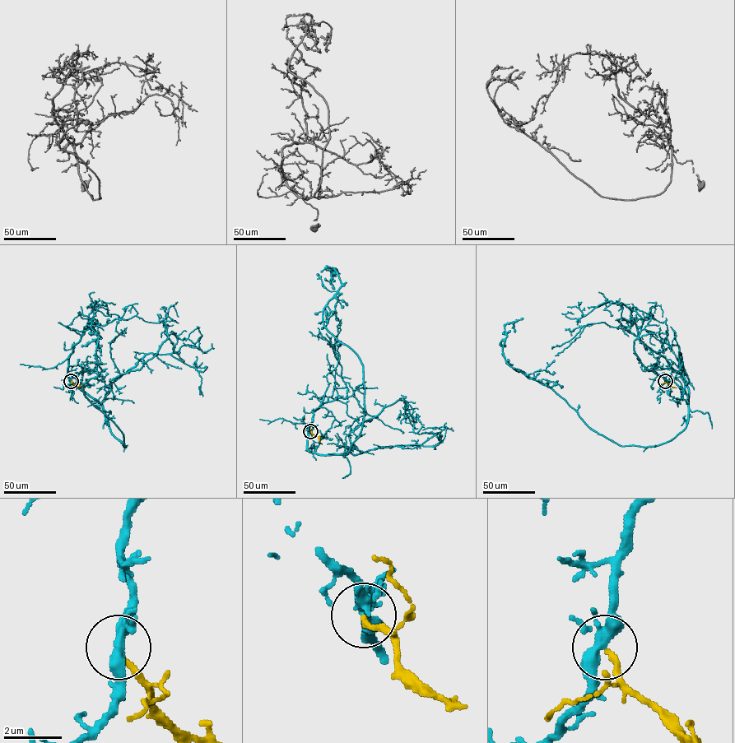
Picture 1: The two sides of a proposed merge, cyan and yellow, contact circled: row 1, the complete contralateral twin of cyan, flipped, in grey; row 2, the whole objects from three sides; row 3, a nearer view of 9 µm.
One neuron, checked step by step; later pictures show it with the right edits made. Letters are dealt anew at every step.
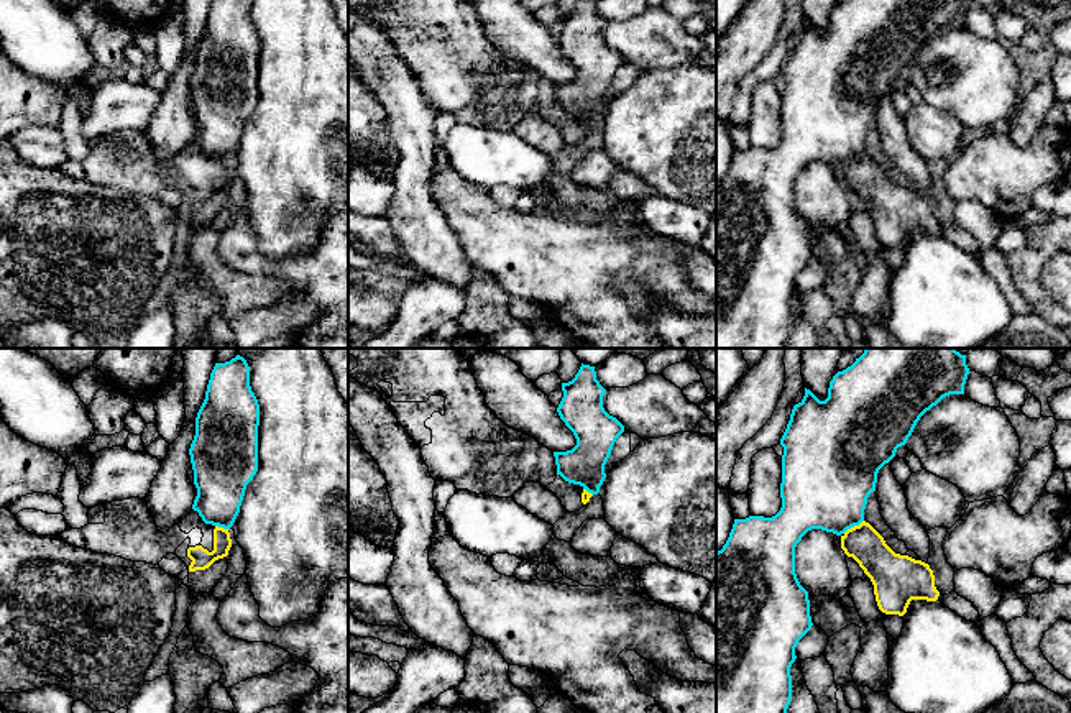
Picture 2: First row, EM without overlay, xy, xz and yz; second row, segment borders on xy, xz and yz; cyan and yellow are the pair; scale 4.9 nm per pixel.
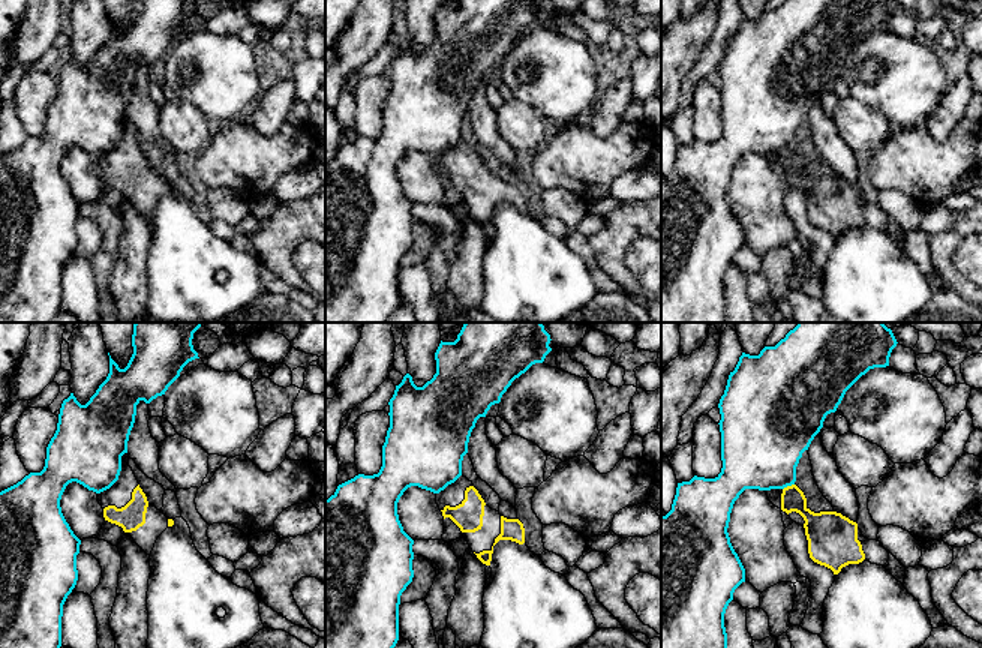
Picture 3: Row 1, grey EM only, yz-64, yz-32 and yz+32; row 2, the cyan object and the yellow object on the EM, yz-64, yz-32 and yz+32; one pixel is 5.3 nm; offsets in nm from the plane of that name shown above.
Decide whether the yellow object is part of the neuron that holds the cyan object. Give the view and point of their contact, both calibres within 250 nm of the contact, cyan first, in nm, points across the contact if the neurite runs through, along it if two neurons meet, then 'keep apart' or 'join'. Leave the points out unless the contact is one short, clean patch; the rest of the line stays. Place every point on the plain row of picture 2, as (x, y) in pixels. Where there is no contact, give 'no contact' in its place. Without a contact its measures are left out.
contact yz (853, 158); calibres 440 and 180 nm; border yz (863, 151), (843, 165); keep apart

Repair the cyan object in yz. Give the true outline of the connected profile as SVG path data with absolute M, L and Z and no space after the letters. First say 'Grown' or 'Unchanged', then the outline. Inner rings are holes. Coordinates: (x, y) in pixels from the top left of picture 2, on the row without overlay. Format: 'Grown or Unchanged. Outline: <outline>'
Unchanged. Outline: M846 0L830 13L825 33L805 20L780 71L780 143L772 150L734 151L726 176L716 184L716 348L787 348L795 279L813 258L808 223L795 205L797 176L811 161L841 168L859 158L879 102L907 76L926 43L949 26L964 26L969 5L969 0Z

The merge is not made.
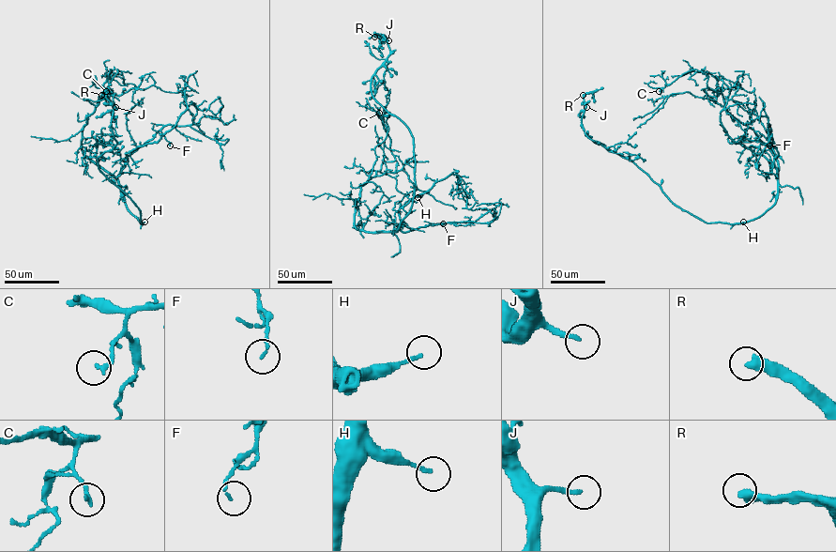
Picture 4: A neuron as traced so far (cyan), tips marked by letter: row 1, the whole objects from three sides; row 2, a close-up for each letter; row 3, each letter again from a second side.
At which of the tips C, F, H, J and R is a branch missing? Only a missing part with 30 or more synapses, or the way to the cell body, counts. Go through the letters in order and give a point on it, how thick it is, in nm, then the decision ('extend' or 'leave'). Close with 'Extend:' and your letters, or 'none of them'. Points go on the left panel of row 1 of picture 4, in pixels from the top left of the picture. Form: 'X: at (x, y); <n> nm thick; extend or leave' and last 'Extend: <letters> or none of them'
C: at (106, 91); 160 nm thick; leave
F: at (170, 145); 100 nm thick; leave
H: at (144, 222); 160 nm thick; leave
J: at (115, 107); 180 nm thick; extend
R: at (101, 95); 440 nm thick; extend
Extend: J, R

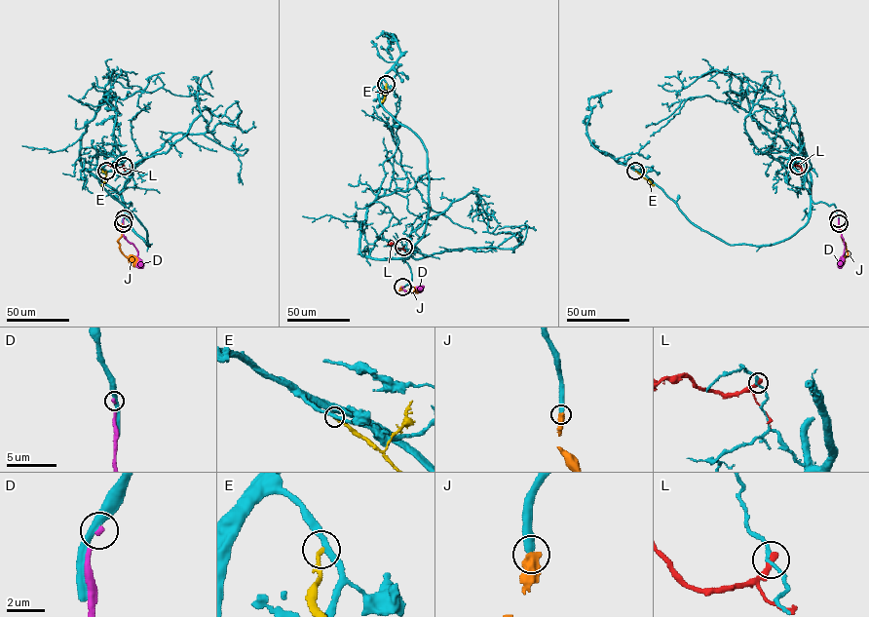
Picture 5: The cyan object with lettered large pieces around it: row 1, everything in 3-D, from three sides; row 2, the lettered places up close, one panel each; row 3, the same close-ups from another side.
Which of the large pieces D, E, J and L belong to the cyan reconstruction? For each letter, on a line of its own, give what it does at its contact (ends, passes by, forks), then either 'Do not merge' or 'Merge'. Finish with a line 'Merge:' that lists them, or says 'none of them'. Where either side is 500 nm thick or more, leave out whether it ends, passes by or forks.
D: It ends there. Do not merge
E: It ends there. Do not merge
J: Merge
L: It ends there. Do not merge
Merge: J

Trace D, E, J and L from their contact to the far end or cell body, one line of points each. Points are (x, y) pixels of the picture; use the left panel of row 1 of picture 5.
D: (123, 218), (123, 235), (136, 249), (142, 268)
E: (106, 171), (104, 182), (100, 184)
J: (122, 223), (118, 242), (121, 251), (138, 261)
L: (123, 166), (107, 164)

